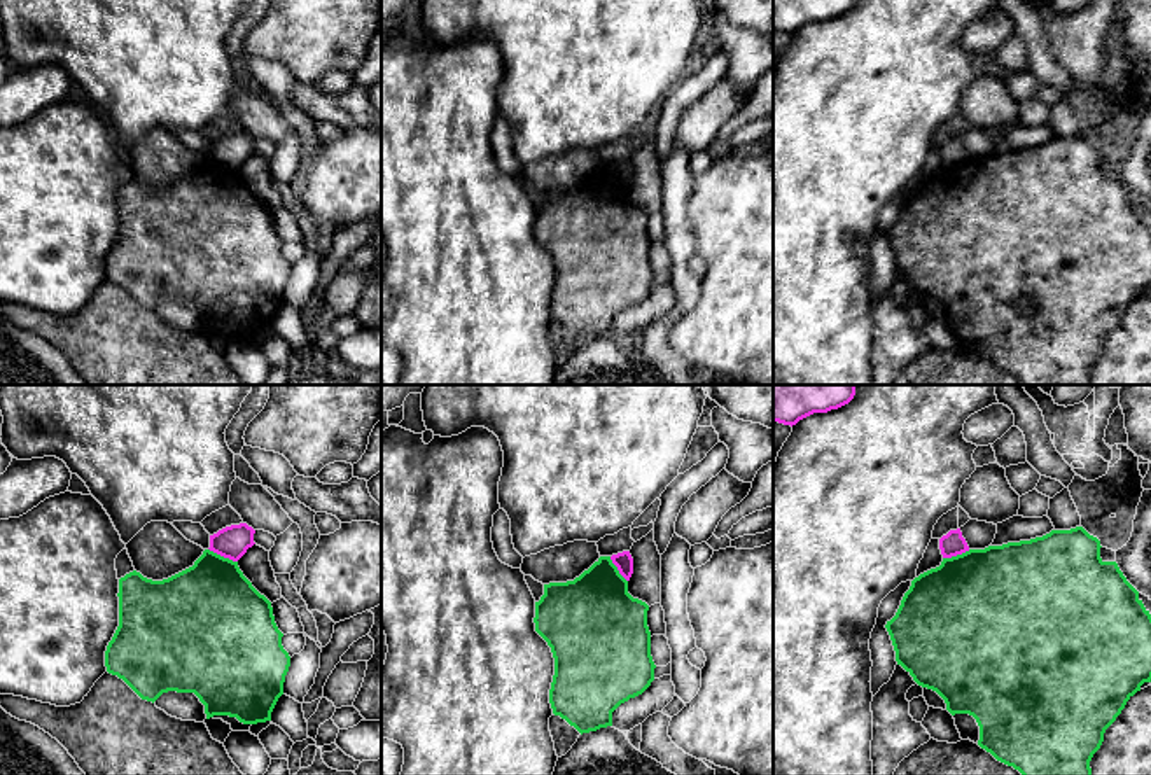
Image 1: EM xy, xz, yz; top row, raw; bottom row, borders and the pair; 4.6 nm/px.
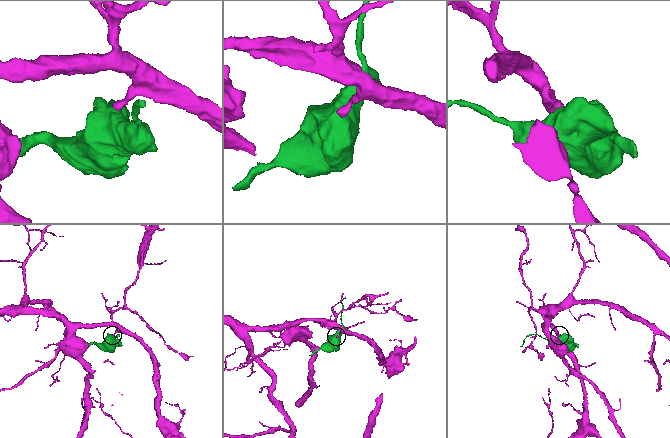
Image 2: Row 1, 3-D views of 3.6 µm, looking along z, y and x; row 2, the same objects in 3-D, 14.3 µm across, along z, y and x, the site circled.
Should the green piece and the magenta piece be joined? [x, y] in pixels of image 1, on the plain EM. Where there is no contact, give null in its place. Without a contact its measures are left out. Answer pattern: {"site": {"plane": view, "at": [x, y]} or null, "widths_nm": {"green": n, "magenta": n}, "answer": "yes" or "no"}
{"site": {"plane": "xy", "at": [223, 165]}, "widths_nm": {"green": 440, "magenta": 150}, "answer": "no"}

